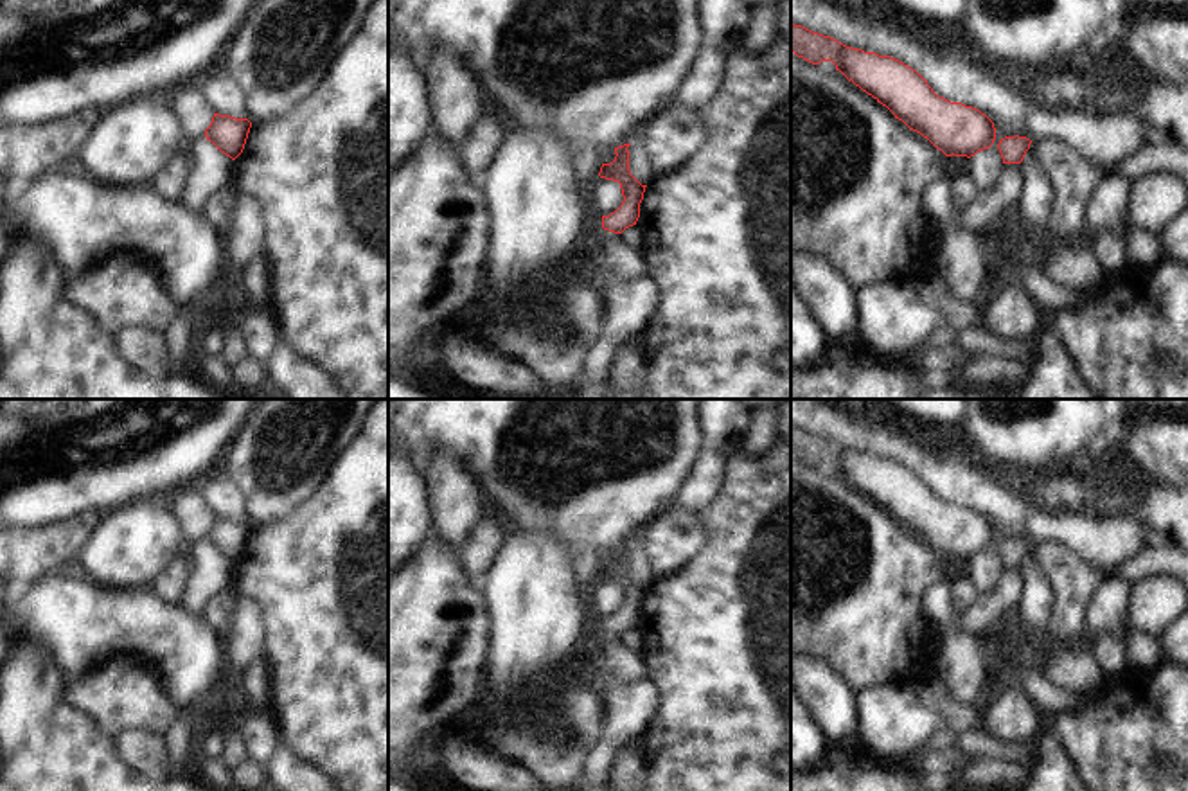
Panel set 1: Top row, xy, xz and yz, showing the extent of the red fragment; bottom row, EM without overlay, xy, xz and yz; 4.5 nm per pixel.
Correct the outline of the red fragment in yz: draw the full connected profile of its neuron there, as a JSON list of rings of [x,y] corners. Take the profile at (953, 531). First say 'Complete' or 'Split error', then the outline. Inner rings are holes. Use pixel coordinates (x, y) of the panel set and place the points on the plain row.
Complete. [[[791,426],[791,453],[812,467],[832,464],[848,484],[886,509],[945,559],[974,559],[996,543],[994,525],[972,509],[951,505],[902,464],[852,451]]]

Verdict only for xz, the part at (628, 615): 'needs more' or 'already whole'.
already whole

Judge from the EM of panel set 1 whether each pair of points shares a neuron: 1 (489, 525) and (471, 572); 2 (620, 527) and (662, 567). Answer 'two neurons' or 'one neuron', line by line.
1: one neuron
2: two neurons

